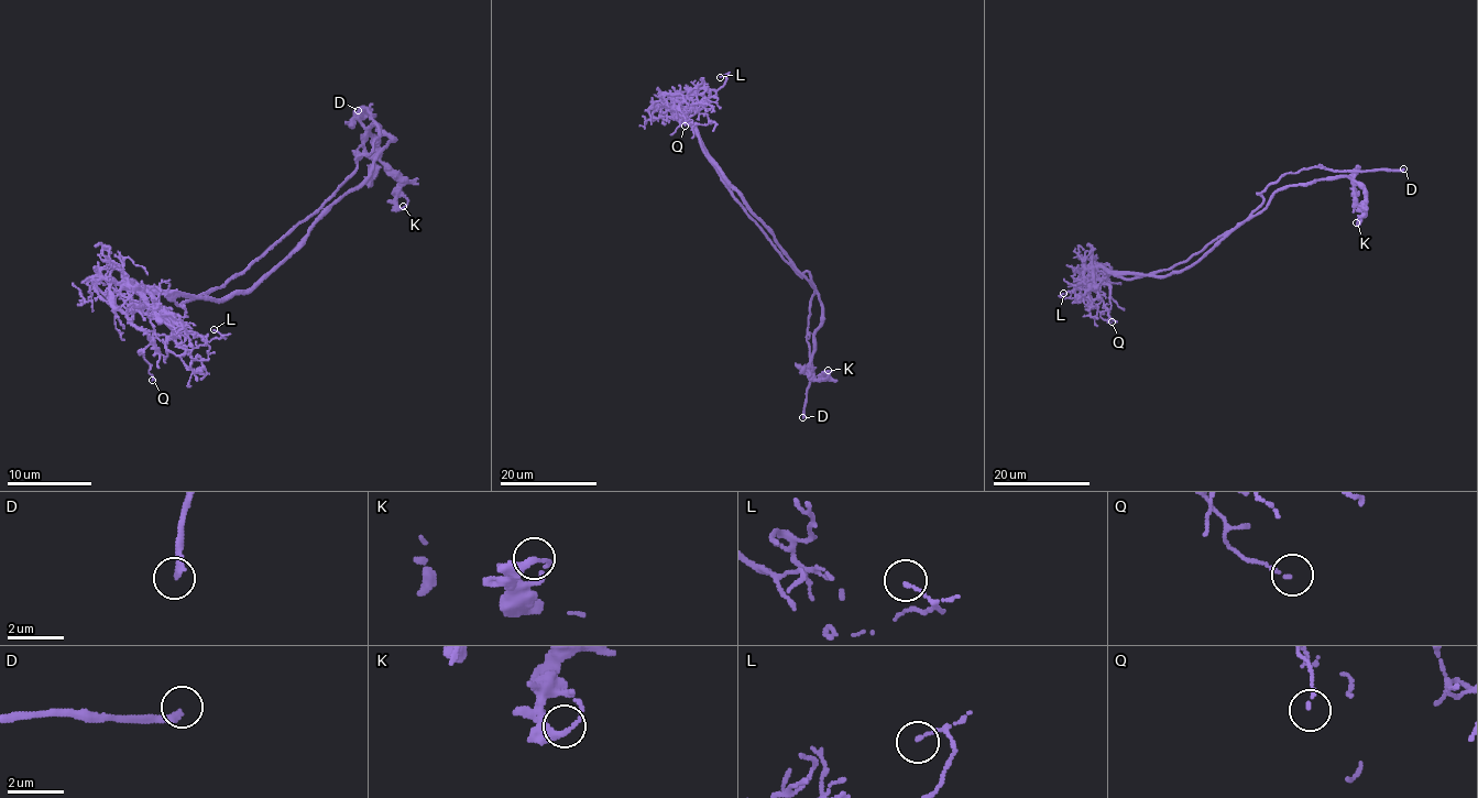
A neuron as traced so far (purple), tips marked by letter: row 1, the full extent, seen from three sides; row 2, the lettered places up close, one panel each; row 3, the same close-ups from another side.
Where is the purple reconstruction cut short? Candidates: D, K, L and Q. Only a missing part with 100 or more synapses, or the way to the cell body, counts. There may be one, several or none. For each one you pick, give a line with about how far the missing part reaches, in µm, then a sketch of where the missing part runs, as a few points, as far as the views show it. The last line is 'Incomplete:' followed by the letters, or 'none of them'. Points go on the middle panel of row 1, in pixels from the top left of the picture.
D: missing 20 µm; course (802, 417), (801, 439), (792, 449), (769, 448), (767, 444)
Incomplete: D

